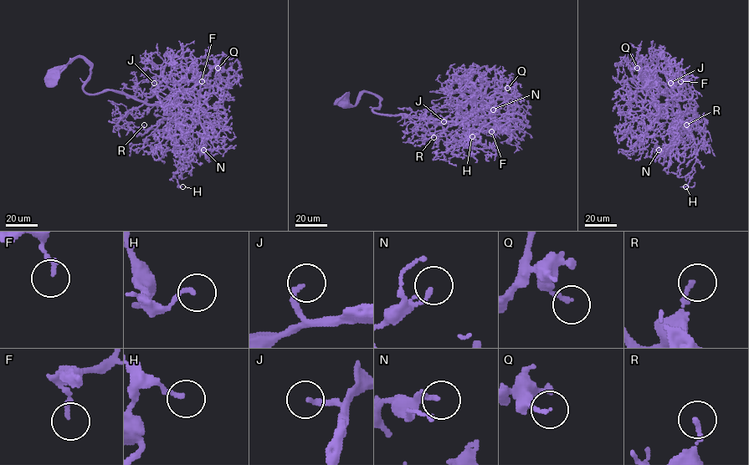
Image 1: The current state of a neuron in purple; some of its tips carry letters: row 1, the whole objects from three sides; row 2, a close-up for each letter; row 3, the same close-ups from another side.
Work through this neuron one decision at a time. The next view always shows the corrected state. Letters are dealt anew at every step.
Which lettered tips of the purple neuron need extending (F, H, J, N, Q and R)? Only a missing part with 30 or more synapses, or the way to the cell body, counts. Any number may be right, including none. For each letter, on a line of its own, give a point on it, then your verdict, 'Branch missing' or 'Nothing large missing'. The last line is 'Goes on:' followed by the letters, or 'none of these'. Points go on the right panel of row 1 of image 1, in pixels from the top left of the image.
F: Place: (680, 81). Nothing large missing
H: Place: (685, 186). Nothing large missing
J: Place: (670, 83). Branch missing
N: Place: (659, 150). Nothing large missing
Q: Place: (637, 68). Nothing large missing
R: Place: (686, 125). Nothing large missing
Goes on: J

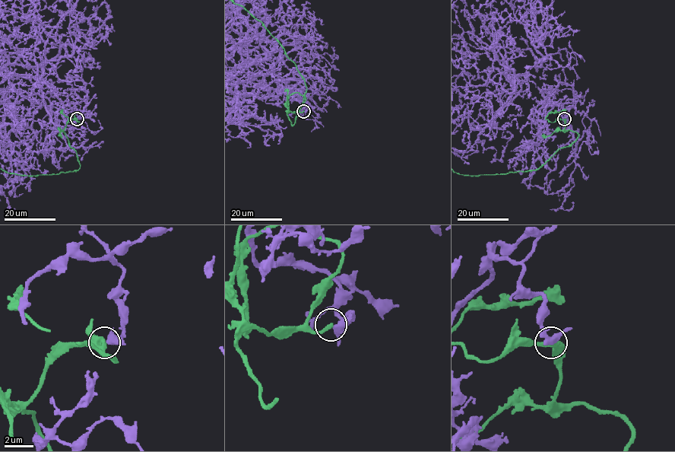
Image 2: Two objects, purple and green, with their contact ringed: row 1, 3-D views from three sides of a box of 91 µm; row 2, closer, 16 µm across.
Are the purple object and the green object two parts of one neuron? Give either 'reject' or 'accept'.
reject

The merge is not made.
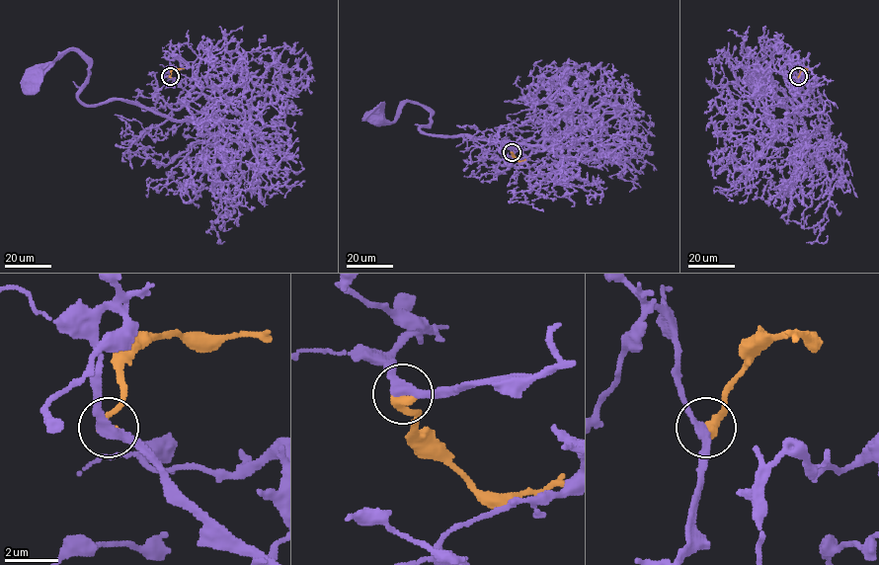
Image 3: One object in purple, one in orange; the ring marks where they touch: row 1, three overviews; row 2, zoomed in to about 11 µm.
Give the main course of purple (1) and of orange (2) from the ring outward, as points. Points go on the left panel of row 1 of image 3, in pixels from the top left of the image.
1: (170, 76), (217, 109), (170, 120), (120, 100), (85, 105), (78, 97), (89, 64), (73, 50), (37, 73)
2: (170, 76), (174, 68), (184, 69)

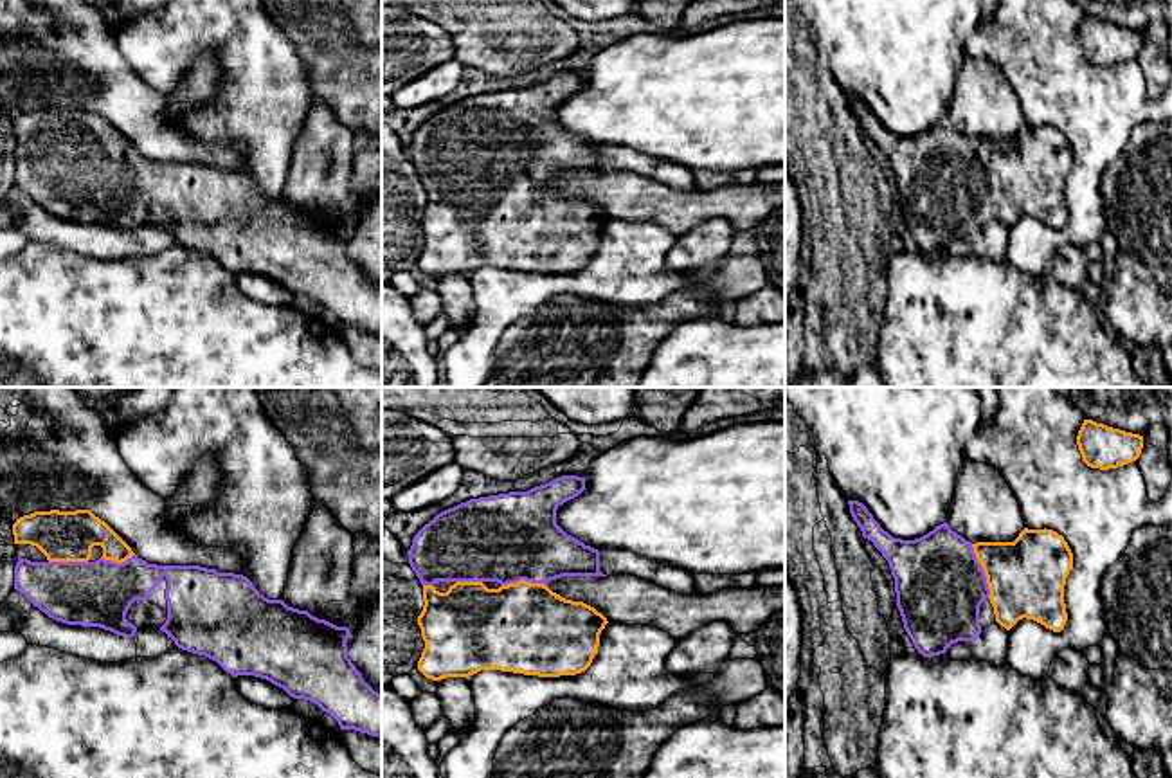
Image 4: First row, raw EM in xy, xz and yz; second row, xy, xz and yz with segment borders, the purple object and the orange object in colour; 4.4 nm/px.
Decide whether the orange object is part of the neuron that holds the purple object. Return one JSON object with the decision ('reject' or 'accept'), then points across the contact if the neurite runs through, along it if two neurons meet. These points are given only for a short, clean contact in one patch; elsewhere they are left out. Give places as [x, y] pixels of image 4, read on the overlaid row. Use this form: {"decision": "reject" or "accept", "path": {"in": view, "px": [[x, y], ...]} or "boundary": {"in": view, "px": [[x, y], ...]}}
{"decision": "accept"}

